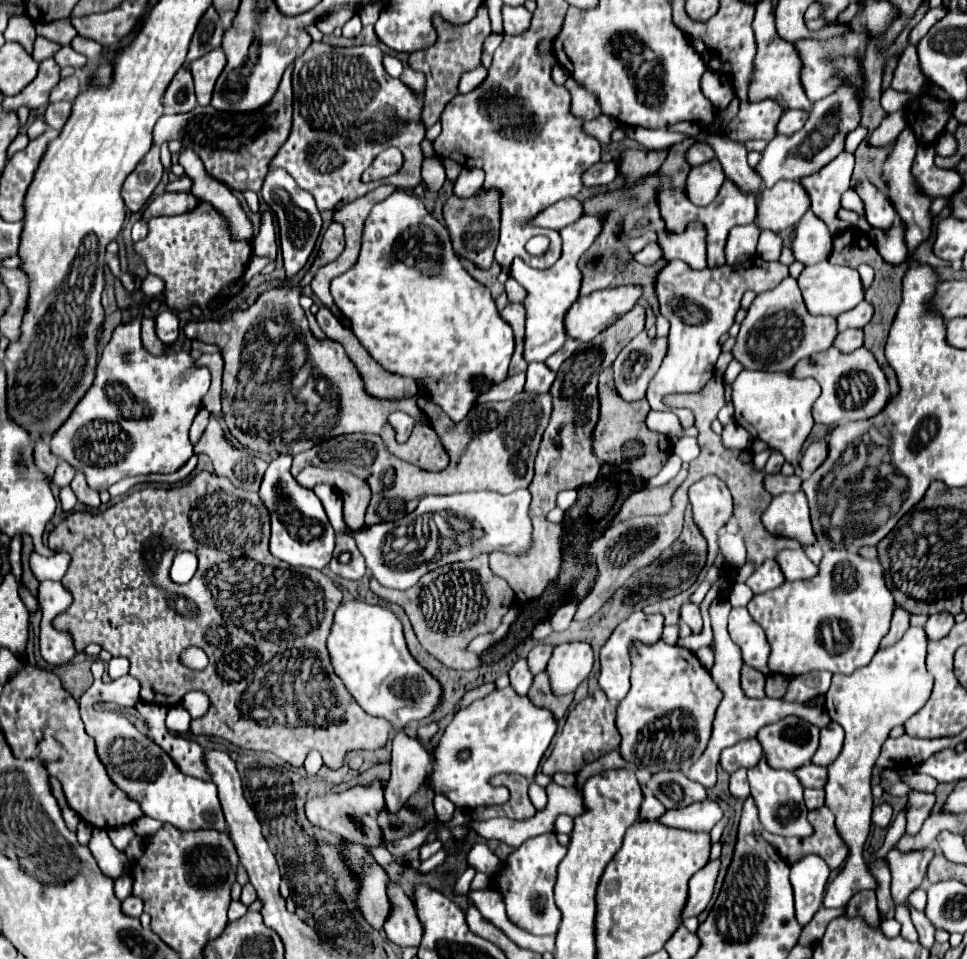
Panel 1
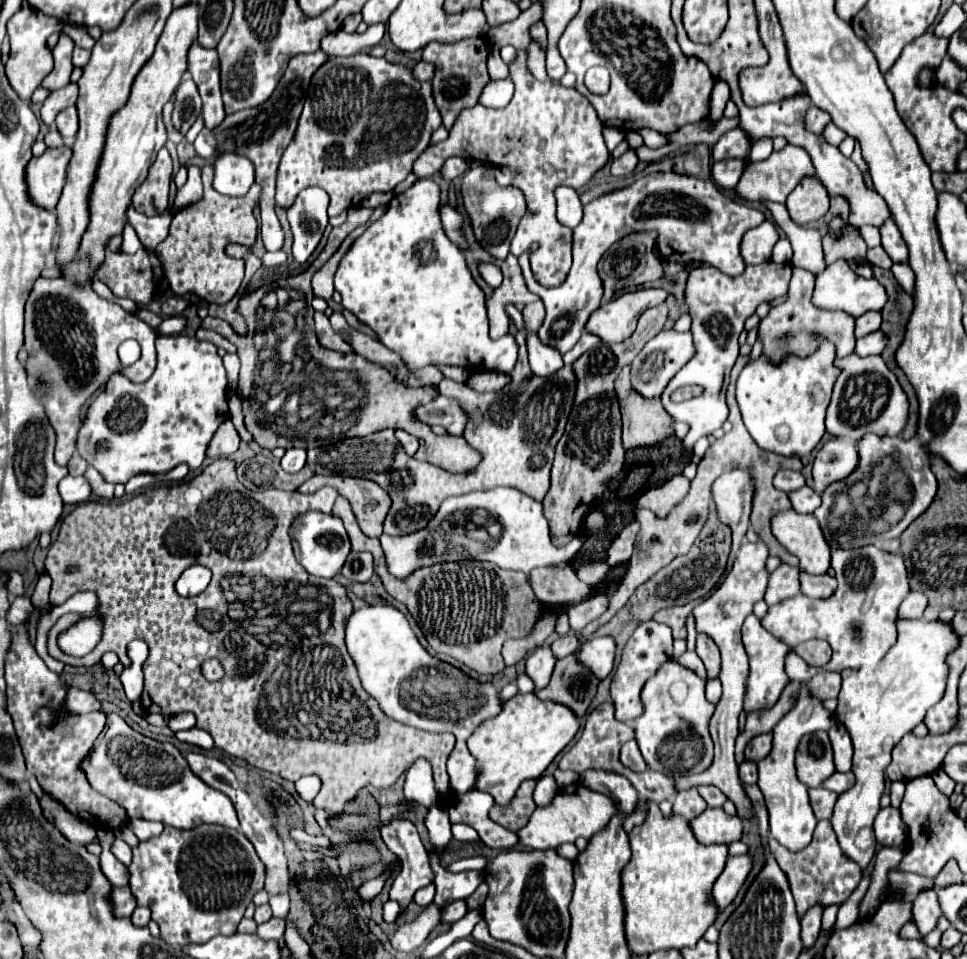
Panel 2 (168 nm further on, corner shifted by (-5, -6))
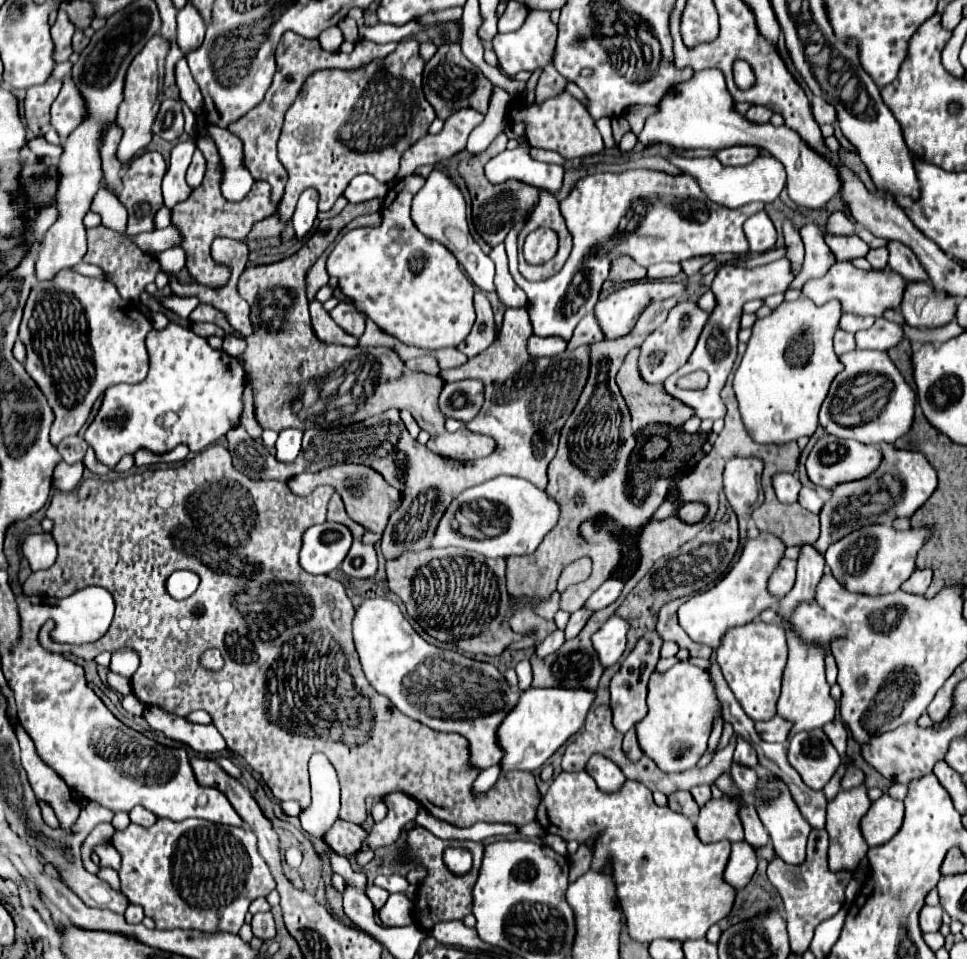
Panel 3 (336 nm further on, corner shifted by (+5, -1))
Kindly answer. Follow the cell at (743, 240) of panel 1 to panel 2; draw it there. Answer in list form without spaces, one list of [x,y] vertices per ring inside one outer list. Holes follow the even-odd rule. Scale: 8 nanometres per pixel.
[[[765,221],[759,227],[749,229],[741,241],[741,257],[745,259],[745,265],[757,265],[767,261],[777,239],[779,235],[771,221]]]

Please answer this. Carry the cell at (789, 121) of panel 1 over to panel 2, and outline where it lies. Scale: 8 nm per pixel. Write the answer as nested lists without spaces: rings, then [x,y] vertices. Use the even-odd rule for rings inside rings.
[[[811,105],[809,111],[807,111],[807,115],[805,115],[805,129],[819,135],[829,121],[831,121],[831,117],[829,117],[825,111],[821,111],[819,107]]]

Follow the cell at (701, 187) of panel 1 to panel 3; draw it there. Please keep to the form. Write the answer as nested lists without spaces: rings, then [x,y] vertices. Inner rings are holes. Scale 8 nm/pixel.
[[[731,146],[717,152],[717,158],[725,166],[743,166],[747,162],[753,162],[761,150],[757,146]]]

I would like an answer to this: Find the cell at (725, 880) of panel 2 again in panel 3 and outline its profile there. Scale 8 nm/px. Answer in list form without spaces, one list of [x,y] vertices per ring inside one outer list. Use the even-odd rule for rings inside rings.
[[[735,842],[731,848],[731,858],[725,868],[725,880],[735,888],[745,888],[757,870],[755,848],[747,842]]]

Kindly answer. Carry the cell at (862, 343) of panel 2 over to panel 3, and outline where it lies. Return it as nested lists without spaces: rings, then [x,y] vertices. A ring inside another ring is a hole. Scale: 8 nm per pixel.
[[[877,318],[875,324],[867,330],[859,330],[855,334],[857,348],[863,350],[891,350],[903,340],[903,324]]]

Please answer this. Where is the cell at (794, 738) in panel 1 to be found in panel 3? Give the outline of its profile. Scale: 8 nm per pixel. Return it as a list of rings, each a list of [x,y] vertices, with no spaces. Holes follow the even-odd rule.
[[[817,728],[809,732],[799,732],[791,738],[789,762],[809,788],[823,790],[823,786],[837,772],[841,756],[827,734]]]

